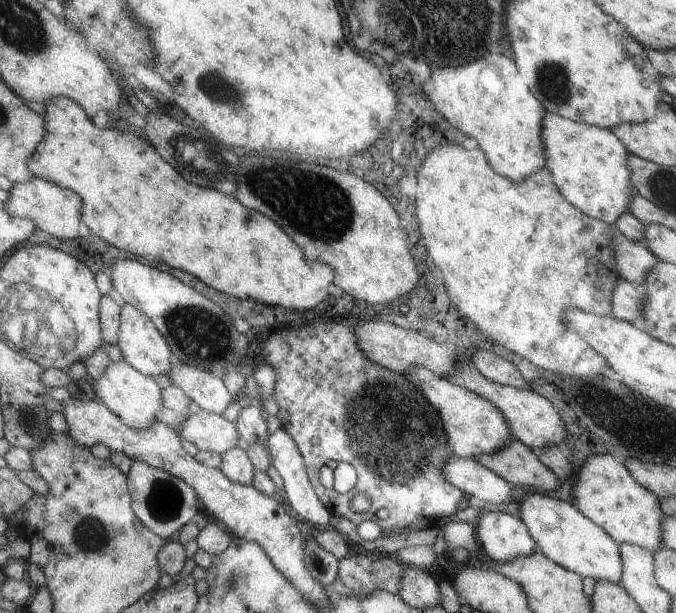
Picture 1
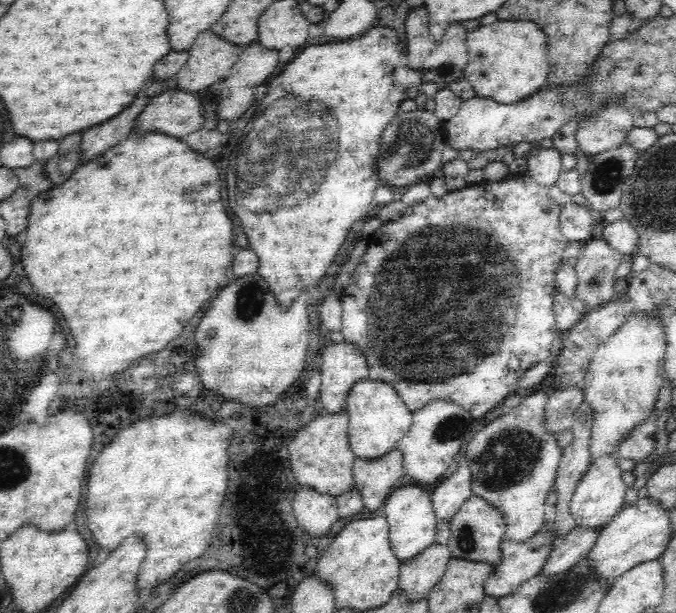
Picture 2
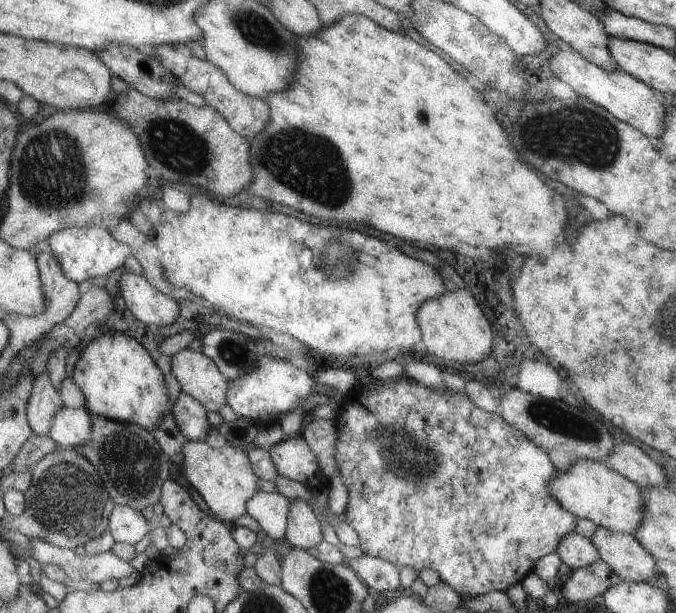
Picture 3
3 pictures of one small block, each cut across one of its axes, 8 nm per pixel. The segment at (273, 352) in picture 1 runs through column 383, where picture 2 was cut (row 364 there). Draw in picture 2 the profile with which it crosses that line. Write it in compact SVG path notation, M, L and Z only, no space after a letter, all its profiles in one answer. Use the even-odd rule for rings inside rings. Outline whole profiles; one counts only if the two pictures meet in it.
M524 168L514 169L507 176L502 177L501 179L495 181L484 181L481 183L474 183L473 185L466 184L465 187L461 189L448 191L446 194L442 196L434 196L431 192L428 197L423 201L414 206L408 206L406 211L402 216L400 216L397 220L392 219L387 223L382 223L377 230L372 233L367 240L367 251L363 256L362 262L358 263L351 276L350 287L345 289L340 295L340 300L342 301L342 328L341 334L343 335L344 341L358 345L358 348L362 349L363 354L365 355L366 362L368 363L368 368L371 370L369 372L369 377L378 381L384 381L394 389L398 393L398 396L402 398L402 401L406 403L406 406L410 411L415 412L420 410L423 406L426 406L427 402L433 401L434 399L442 399L444 401L452 401L456 402L457 405L462 406L462 408L470 411L472 417L481 417L486 414L492 408L496 408L499 404L502 404L504 398L506 396L510 396L510 394L514 393L514 390L518 388L520 376L522 373L526 372L528 368L532 367L534 364L538 362L552 361L554 355L556 354L556 349L558 345L559 335L557 330L557 324L554 316L554 294L557 292L556 287L556 272L560 270L560 266L562 266L562 260L564 260L564 250L566 250L566 246L568 246L569 240L564 236L561 230L560 225L560 216L561 216L562 205L556 203L552 197L550 197L550 191L548 187L540 186L526 171ZM456 306L466 306L466 314L458 314L456 310Z

